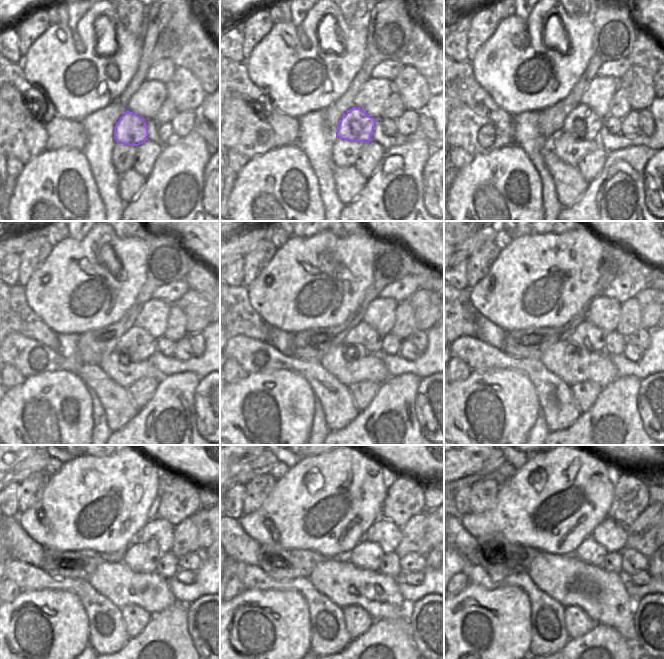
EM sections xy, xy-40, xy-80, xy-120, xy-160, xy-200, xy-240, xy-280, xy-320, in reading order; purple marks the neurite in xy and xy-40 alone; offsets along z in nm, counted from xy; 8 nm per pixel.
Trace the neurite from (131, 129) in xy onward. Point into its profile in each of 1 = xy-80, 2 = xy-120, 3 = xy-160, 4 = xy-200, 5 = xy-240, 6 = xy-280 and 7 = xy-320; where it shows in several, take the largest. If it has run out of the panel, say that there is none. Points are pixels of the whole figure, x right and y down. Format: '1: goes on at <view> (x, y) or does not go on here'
1: goes on at xy-80 (582, 123)
2: goes on at xy-120 (136, 344)
3: goes on at xy-160 (366, 340)
4: goes on at xy-200 (586, 336)
5: goes on at xy-240 (143, 557)
6: goes on at xy-280 (368, 555)
7: goes on at xy-320 (591, 552)

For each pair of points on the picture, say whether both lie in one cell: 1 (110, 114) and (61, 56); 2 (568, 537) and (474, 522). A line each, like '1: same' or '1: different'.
1: different
2: same

